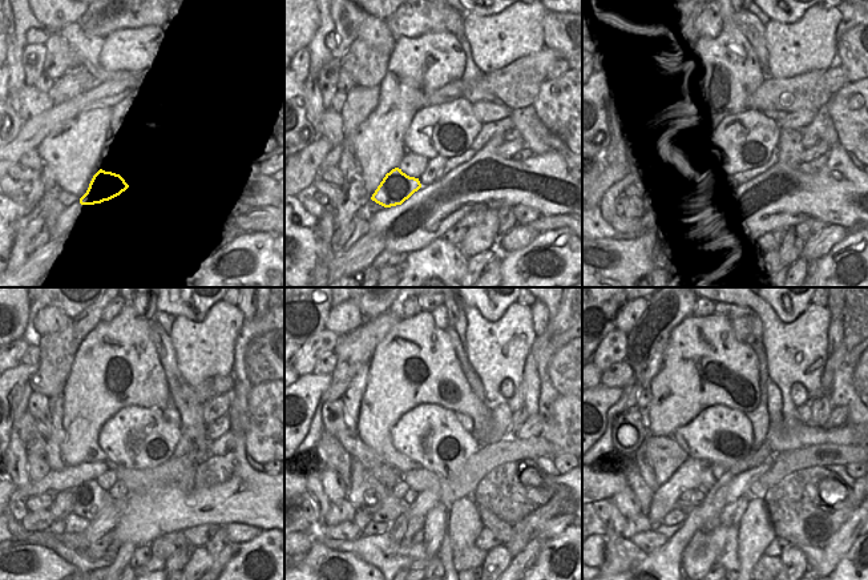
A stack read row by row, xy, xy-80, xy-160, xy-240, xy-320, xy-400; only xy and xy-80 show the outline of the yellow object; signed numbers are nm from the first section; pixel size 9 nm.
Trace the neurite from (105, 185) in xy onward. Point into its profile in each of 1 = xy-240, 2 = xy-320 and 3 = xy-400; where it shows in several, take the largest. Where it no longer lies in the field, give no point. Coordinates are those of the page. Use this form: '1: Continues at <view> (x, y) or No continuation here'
1: Continues at xy-240 (91, 500)
2: Continues at xy-320 (390, 508)
3: Continues at xy-400 (674, 516).

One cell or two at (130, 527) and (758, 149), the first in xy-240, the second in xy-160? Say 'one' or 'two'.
two

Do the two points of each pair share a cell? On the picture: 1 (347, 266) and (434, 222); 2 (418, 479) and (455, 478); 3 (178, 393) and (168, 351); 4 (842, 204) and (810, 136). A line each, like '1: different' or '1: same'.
1: different
2: same
3: same
4: different

